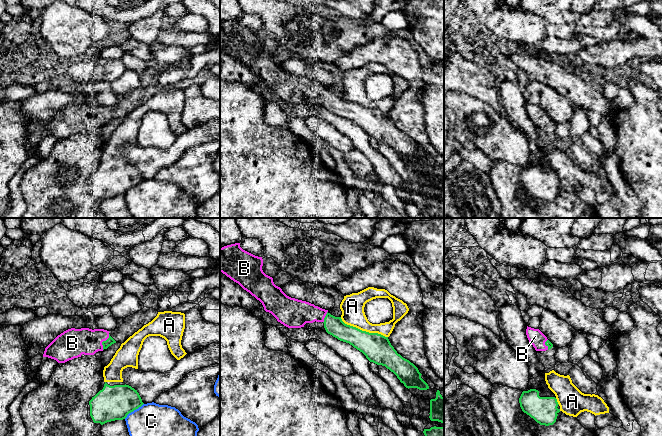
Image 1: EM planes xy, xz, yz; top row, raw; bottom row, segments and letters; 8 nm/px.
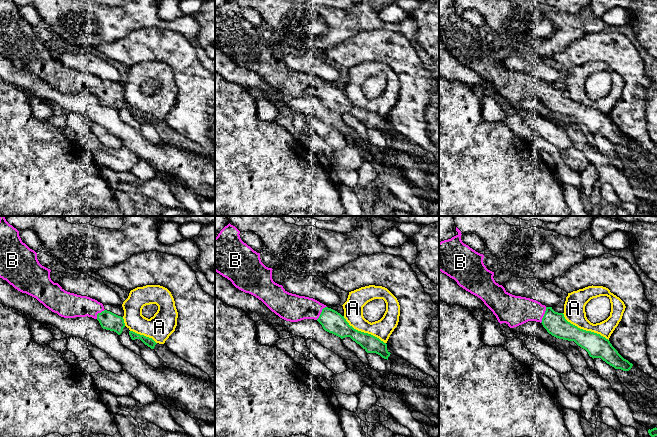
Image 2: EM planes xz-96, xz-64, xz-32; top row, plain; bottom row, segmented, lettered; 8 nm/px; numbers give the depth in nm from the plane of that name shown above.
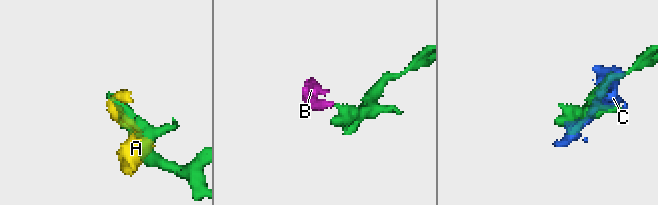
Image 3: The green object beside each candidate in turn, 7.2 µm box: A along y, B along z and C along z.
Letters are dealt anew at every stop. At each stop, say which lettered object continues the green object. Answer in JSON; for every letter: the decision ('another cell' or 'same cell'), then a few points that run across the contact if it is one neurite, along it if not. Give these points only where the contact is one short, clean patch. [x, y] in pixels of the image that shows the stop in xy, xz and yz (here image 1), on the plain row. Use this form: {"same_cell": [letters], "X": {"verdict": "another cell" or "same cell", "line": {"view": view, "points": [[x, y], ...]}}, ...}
{"same_cell": ["B"], "A": {"verdict": "another cell"}, "B": {"verdict": "same cell"}, "C": {"verdict": "another cell"}}

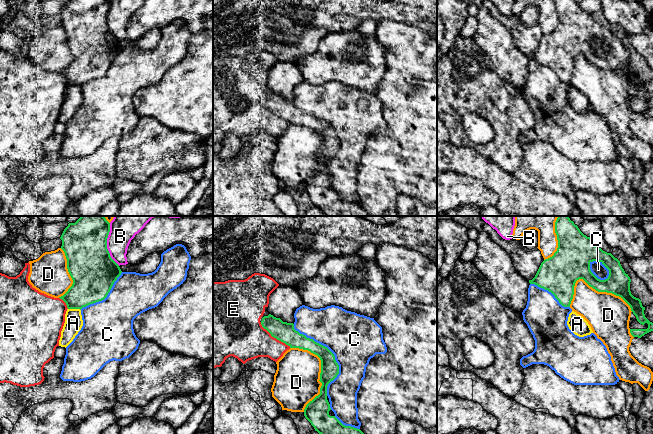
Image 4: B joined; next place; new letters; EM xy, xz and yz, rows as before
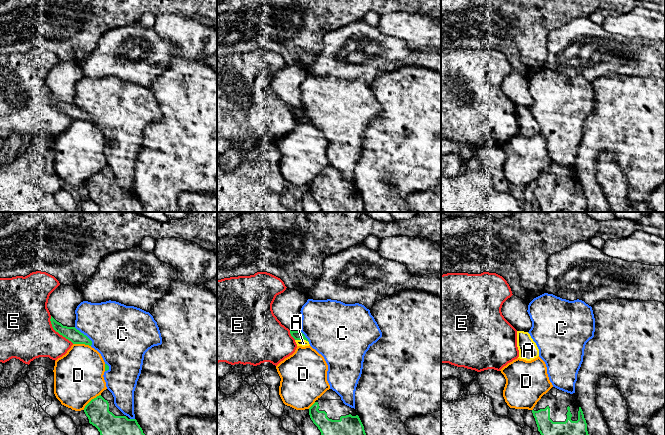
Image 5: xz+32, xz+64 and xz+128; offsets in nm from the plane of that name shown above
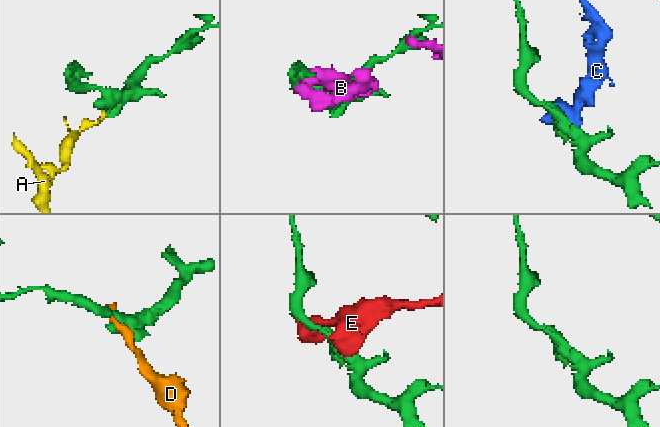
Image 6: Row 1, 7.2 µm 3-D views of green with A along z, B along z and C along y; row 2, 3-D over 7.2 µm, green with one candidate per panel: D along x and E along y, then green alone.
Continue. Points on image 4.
{"same_cell": [], "A": {"verdict": "another cell", "line": {"view": "xy", "points": [[68, 84], [78, 84], [80, 86]]}}, "B": {"verdict": "another cell"}, "C": {"verdict": "another cell"}, "D": {"verdict": "another cell"}, "E": {"verdict": "another cell"}}

